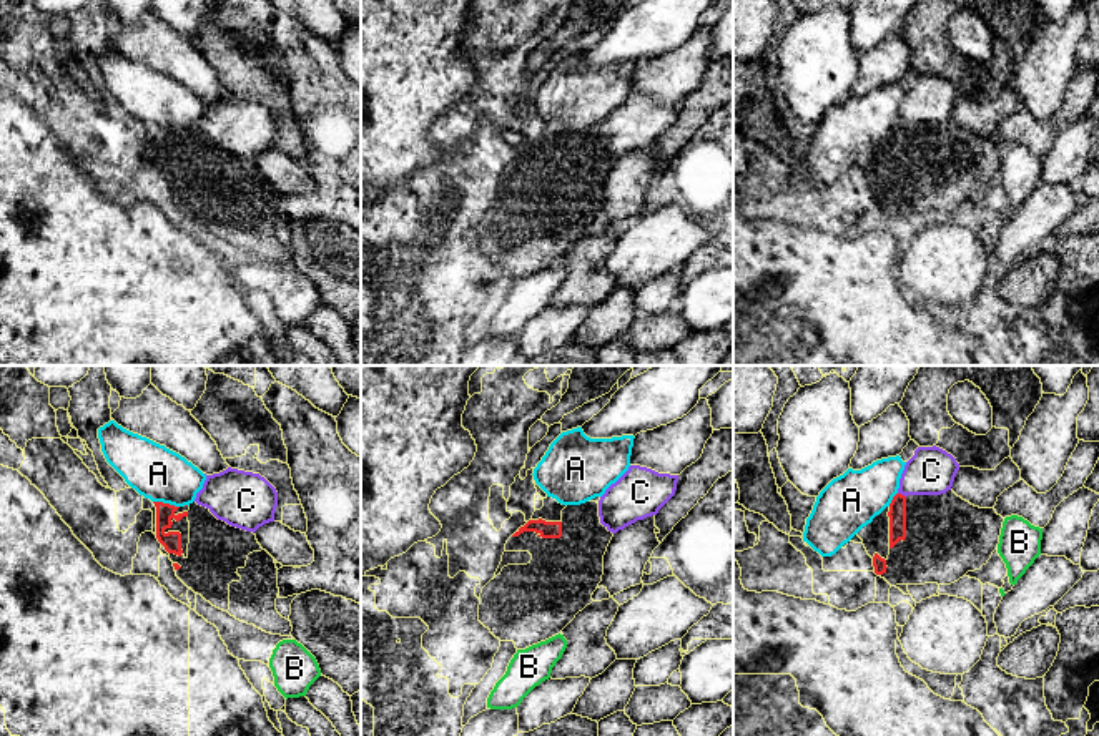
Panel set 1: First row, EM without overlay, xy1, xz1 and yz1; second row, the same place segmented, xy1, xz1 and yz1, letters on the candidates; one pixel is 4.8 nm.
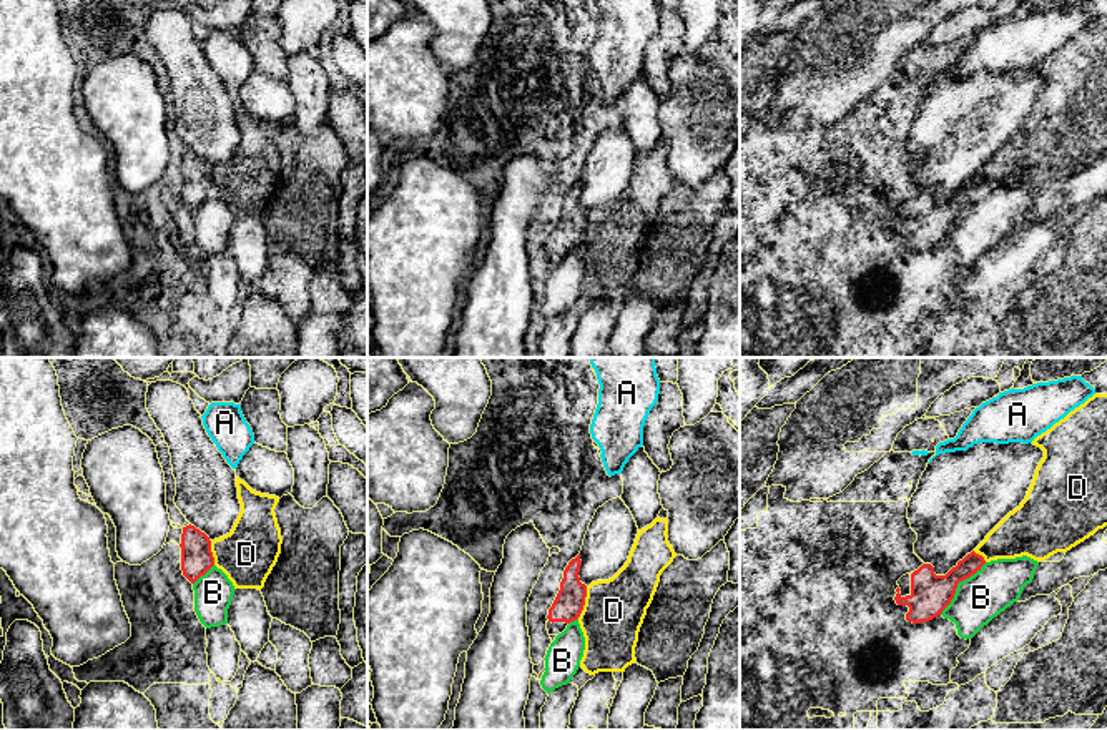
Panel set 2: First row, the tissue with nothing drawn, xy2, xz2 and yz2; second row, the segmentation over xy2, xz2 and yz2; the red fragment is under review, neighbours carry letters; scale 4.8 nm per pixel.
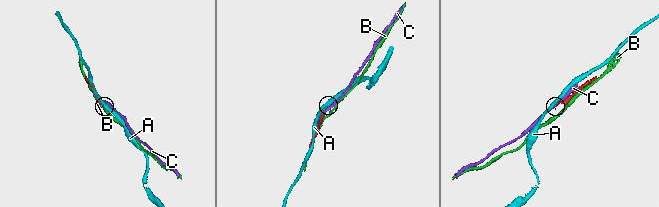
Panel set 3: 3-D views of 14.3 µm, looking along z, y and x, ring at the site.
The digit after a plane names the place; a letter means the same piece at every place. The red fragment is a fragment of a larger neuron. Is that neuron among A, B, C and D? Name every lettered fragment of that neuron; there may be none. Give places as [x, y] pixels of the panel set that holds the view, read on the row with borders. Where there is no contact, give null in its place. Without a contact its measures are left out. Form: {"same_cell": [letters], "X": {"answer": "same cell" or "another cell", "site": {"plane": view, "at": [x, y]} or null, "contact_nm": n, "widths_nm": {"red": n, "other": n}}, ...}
{"same_cell": [], "A": {"answer": "another cell", "site": {"plane": "xy1", "at": [167, 504]}, "contact_nm": 130, "widths_nm": {"red": 90, "other": 260}}, "B": {"answer": "another cell", "site": {"plane": "yz2", "at": [956, 586]}, "contact_nm": 340, "widths_nm": {"red": 190, "other": 240}}, "C": {"answer": "another cell", "site": {"plane": "yz1", "at": [900, 494]}, "contact_nm": 50, "widths_nm": {"red": 90, "other": 240}}, "D": {"answer": "another cell", "site": {"plane": "xz2", "at": [584, 602]}, "contact_nm": 160, "widths_nm": {"red": 140, "other": 300}}}

